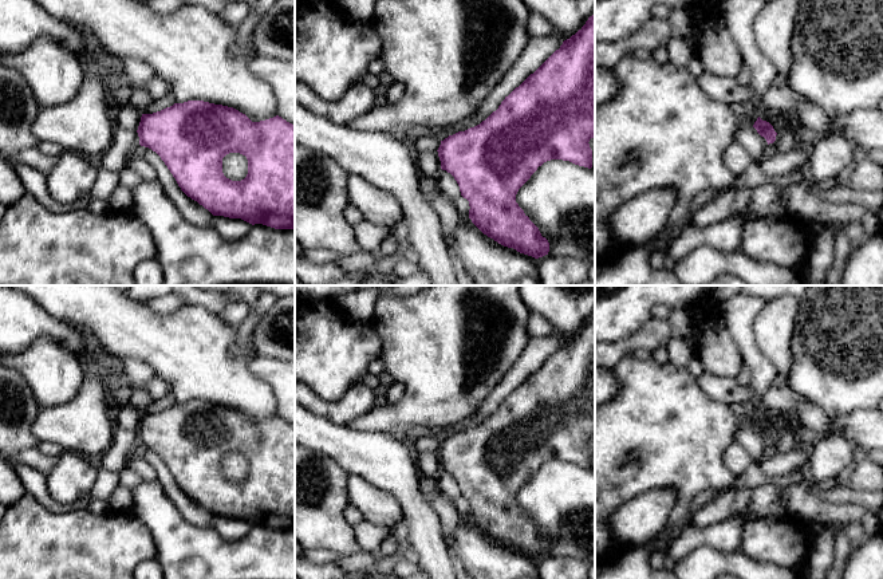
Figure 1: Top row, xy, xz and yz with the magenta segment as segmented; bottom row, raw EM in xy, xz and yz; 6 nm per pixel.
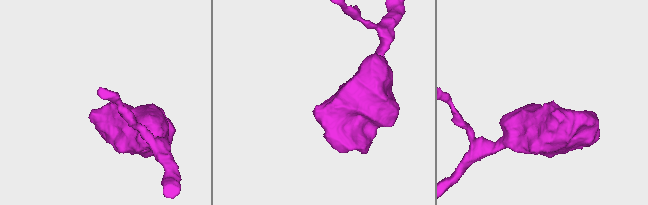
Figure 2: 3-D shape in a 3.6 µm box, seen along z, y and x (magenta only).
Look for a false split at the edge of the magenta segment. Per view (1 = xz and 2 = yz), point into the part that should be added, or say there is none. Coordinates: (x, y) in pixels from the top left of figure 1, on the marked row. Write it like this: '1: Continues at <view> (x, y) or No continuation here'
1: No continuation here
2: No continuation here

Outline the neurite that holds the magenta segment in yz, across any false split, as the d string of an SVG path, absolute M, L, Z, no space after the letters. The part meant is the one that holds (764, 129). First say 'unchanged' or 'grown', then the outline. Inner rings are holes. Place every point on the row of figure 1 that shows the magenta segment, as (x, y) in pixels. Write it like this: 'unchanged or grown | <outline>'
unchanged | M760 117L757 118L757 121L754 122L753 127L757 130L757 133L764 137L769 143L773 143L776 141L776 135L777 133L774 131L773 126L766 122L762 121Z

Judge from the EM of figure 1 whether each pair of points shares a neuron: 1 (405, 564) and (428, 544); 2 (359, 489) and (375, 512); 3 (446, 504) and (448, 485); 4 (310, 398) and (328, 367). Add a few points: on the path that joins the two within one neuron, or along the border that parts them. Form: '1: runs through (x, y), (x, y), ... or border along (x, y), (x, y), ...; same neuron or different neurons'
1: border along (405, 519), (410, 547); different neurons
2: runs through (363, 495), (375, 507); same neuron
3: border along (434, 491), (454, 501); different neurons
4: border along (308, 386), (327, 401), (336, 401), (345, 393); different neurons

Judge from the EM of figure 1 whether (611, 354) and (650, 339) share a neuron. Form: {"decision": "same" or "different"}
{"decision": "same"}

